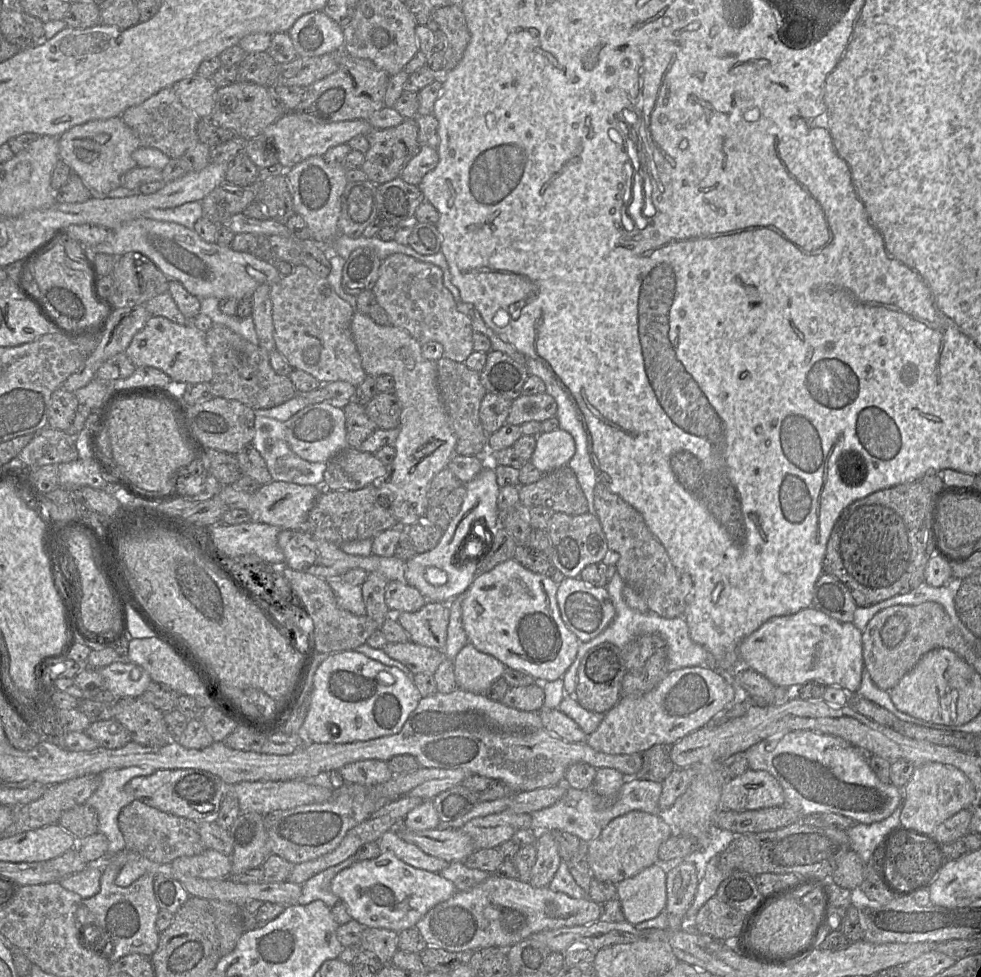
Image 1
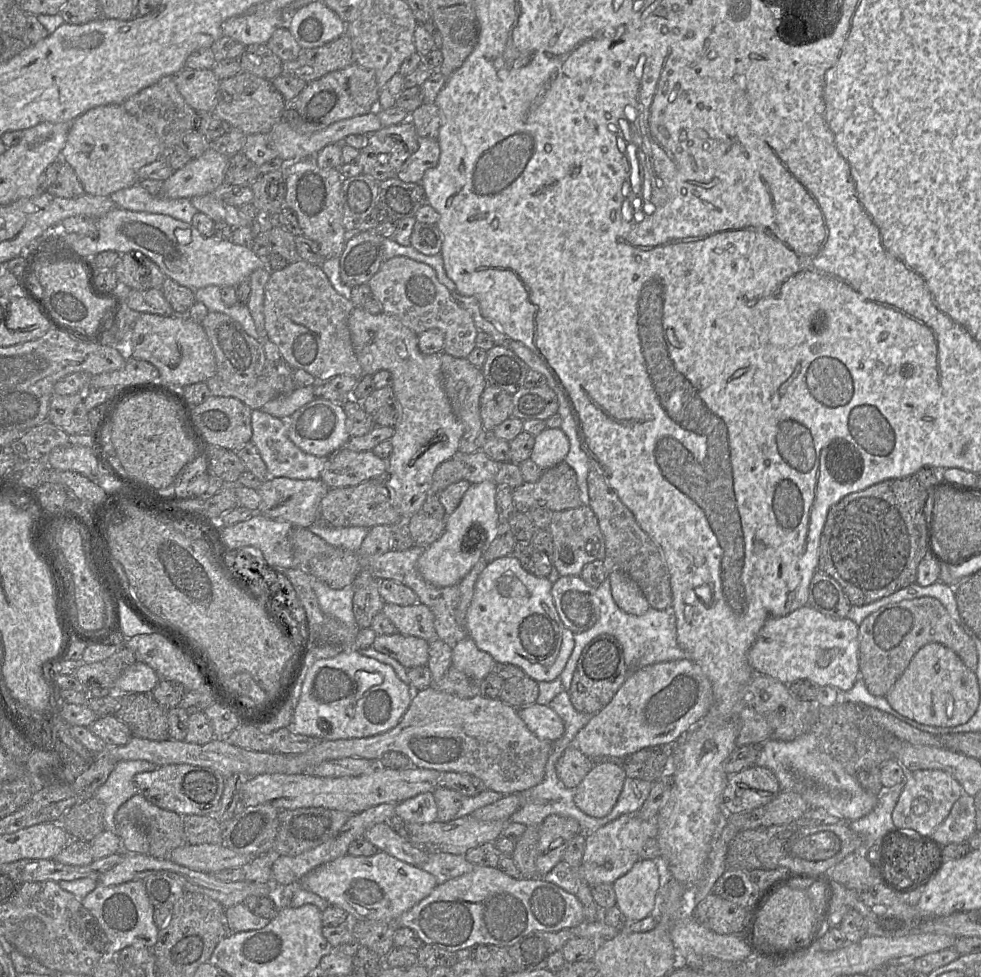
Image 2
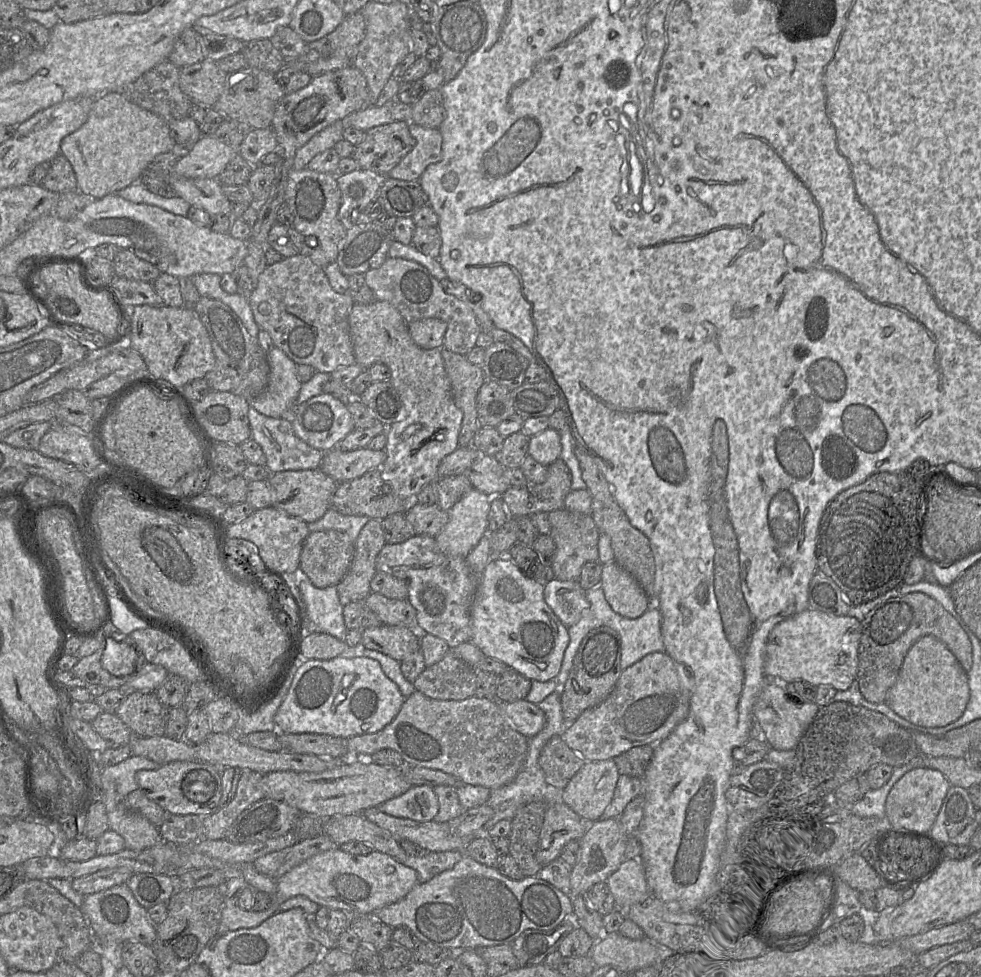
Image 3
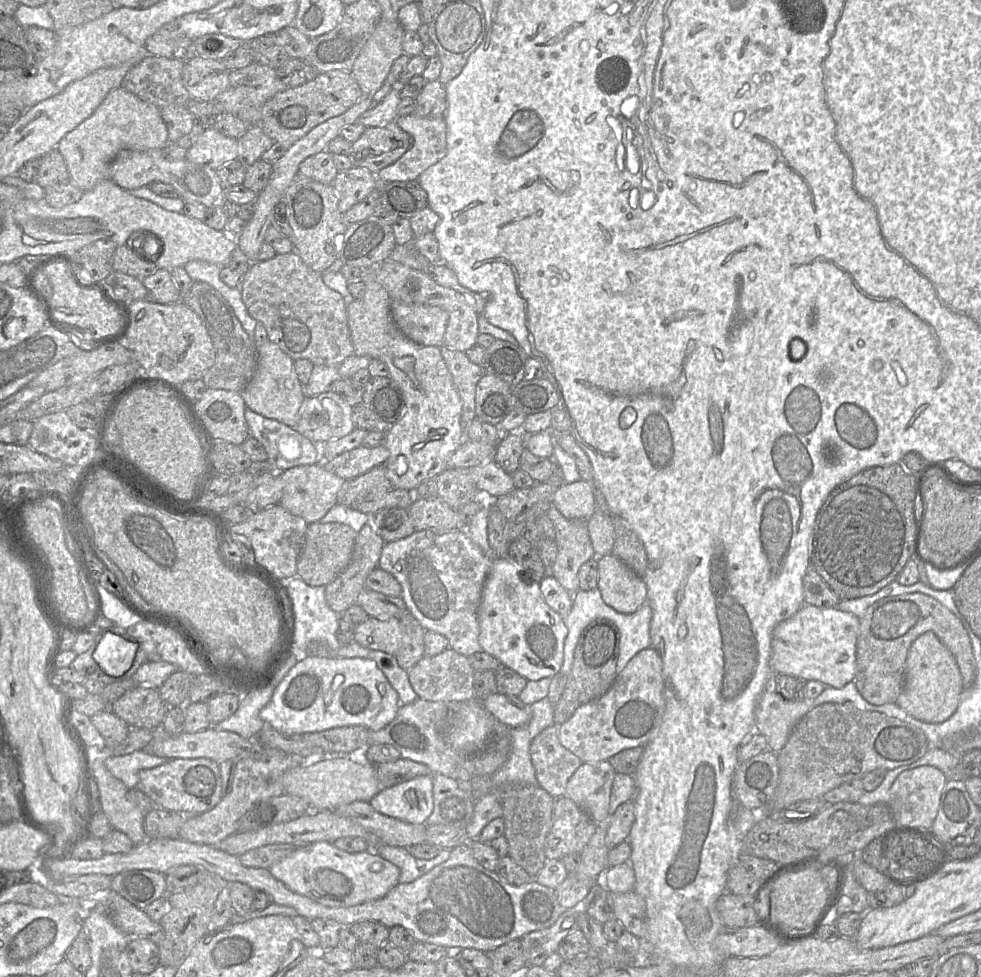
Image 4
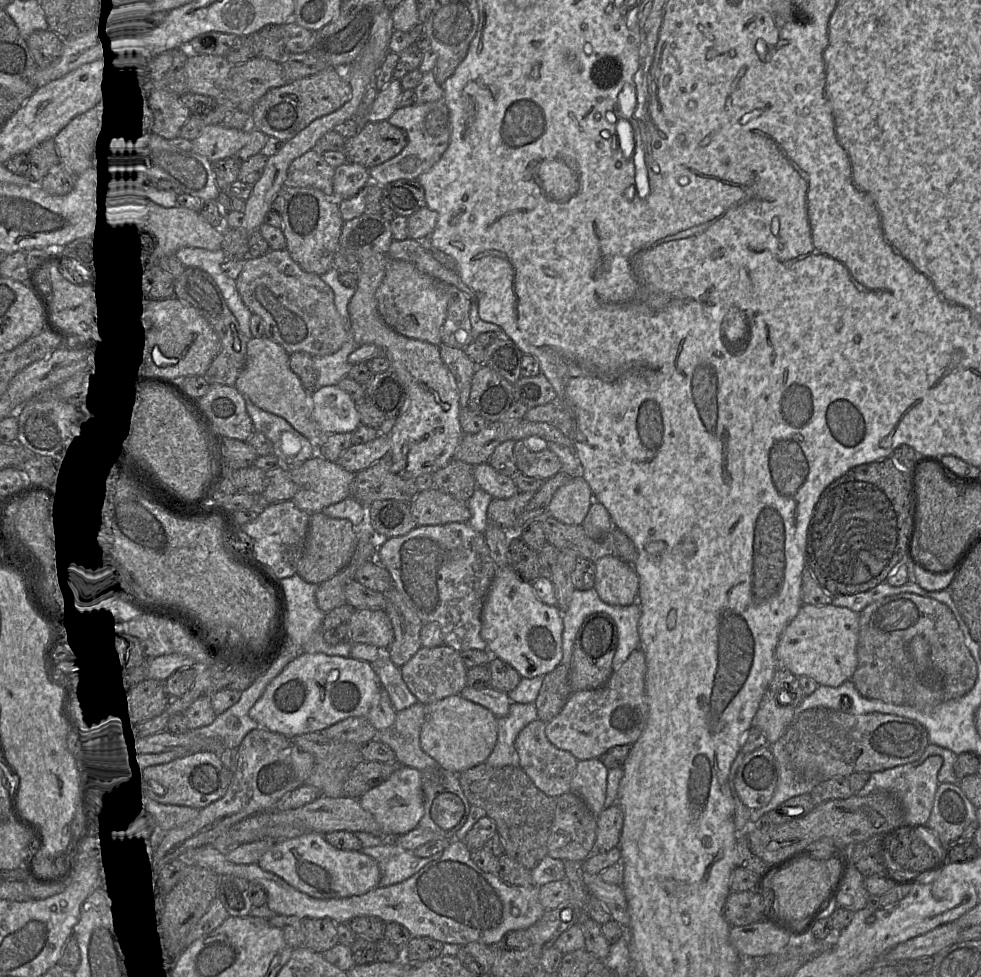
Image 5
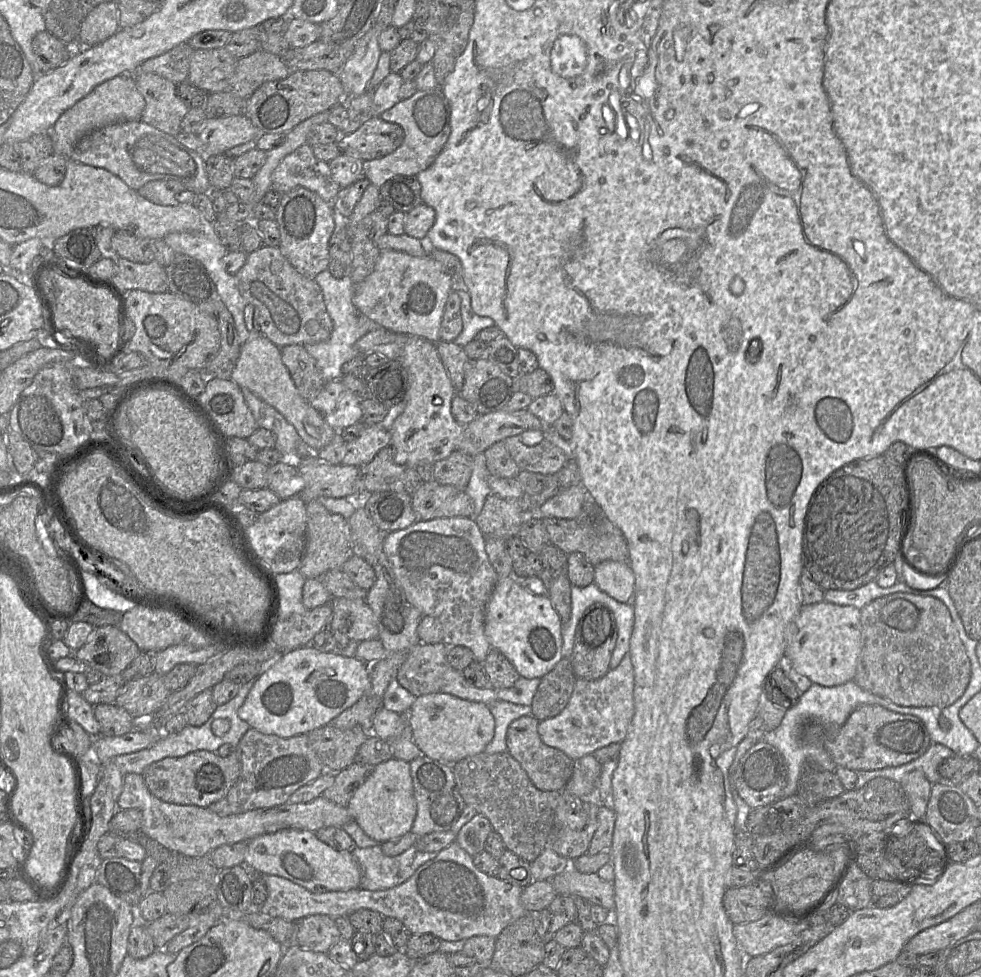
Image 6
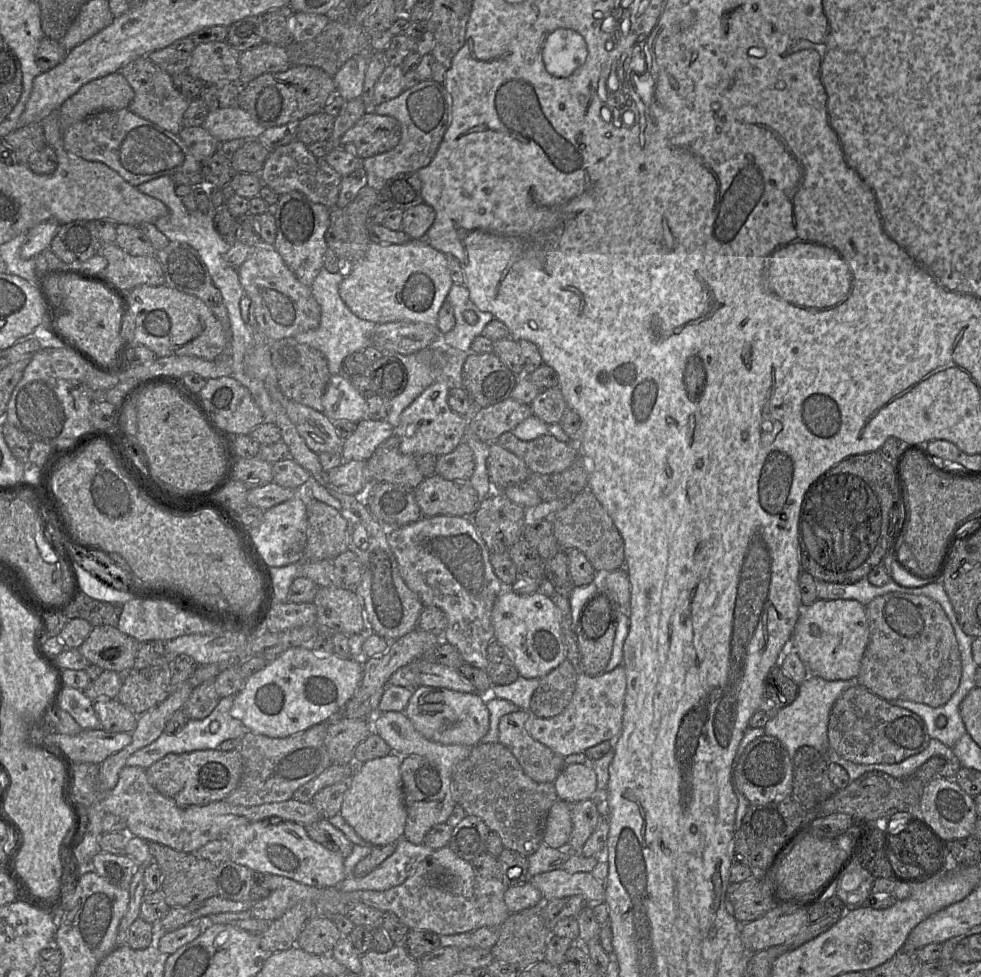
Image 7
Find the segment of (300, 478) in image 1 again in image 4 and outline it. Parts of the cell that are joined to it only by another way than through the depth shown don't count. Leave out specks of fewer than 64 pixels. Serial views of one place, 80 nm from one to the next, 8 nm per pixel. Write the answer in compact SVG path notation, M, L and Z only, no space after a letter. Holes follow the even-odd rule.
M248 407L245 409L245 419L250 436L263 445L275 472L323 462L320 446L296 428L266 418Z

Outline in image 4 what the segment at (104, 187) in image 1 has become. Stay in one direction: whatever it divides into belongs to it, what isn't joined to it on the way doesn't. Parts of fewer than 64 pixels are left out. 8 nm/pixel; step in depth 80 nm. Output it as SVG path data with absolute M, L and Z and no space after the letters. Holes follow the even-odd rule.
M118 87L110 91L95 111L57 144L70 175L70 180L83 192L99 181L109 179L109 169L116 155L125 149L164 149L168 132L159 108L145 102L128 90Z

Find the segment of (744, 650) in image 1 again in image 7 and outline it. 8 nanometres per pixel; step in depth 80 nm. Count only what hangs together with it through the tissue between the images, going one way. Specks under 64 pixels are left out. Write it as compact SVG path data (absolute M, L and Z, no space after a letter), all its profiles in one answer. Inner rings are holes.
M816 599L801 609L788 648L796 652L810 675L829 681L855 680L868 641L865 606L856 600Z

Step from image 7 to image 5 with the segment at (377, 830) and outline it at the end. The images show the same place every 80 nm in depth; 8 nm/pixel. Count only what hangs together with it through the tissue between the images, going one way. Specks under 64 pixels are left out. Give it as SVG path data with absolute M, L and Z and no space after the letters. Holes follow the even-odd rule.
M403 765L387 780L360 796L359 802L364 810L374 816L385 835L399 836L414 830L424 814L421 771Z

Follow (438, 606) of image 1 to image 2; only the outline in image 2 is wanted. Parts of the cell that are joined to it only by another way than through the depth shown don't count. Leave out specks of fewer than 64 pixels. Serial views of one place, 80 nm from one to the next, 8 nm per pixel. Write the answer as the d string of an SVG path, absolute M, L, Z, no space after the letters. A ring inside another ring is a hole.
M385 603L382 609L395 625L398 632L405 636L414 636L432 642L438 638L434 626L434 614L424 604L400 606Z

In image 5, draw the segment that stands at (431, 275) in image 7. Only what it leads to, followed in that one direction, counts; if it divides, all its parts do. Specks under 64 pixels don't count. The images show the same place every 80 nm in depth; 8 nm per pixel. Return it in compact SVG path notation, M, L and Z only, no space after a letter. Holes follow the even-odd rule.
M391 260L375 294L378 312L383 321L394 331L406 337L429 342L434 345L442 343L442 326L447 316L447 295L434 288L435 281L438 281L438 279L419 271L410 262Z

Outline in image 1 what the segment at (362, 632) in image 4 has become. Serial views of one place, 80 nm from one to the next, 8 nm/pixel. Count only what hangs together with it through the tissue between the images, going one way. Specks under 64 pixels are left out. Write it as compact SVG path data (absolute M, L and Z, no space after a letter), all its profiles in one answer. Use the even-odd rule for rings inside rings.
M410 640L404 643L388 642L382 650L390 658L405 665L411 675L419 673L433 675L445 659L442 650L419 645Z

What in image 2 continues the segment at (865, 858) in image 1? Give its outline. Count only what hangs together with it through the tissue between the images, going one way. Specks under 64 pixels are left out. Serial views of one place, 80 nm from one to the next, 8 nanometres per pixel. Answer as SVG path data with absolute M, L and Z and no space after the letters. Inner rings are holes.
M906 777L900 783L889 789L881 789L876 795L877 804L867 815L849 822L850 828L857 833L863 844L863 850L873 845L881 845L884 836L895 830L892 821L892 811L906 783Z

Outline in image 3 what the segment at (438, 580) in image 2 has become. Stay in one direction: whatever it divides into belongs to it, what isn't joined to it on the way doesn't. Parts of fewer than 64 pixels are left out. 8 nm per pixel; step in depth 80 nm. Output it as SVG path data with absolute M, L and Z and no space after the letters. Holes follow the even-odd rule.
M471 489L448 512L449 521L435 537L446 555L466 558L488 529L492 497Z

